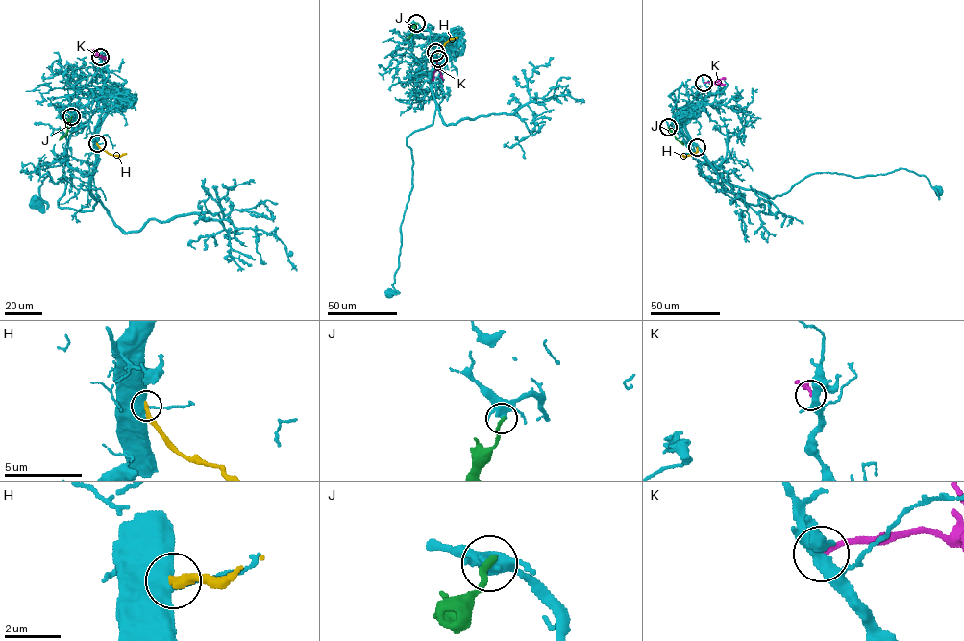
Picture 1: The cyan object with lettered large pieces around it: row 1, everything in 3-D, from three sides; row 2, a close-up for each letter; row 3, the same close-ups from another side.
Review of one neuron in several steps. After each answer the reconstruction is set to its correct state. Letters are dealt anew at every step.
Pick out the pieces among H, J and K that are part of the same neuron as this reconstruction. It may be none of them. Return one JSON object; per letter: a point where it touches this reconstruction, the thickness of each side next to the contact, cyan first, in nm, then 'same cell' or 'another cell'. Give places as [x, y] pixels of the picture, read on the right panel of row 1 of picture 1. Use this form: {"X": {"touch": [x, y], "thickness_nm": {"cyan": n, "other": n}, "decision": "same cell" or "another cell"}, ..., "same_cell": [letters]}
{"H": {"touch": [697, 147], "thickness_nm": {"cyan": 500, "other": 280}, "decision": "another cell"}, "J": {"touch": [668, 127], "thickness_nm": {"cyan": 360, "other": 240}, "decision": "another cell"}, "K": {"touch": [704, 83], "thickness_nm": {"cyan": 400, "other": 200}, "decision": "another cell"}, "same_cell": []}

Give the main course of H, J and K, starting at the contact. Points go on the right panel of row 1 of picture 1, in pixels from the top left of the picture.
H: (697, 147), (693, 154), (682, 155)
J: (668, 127), (683, 145)
K: (704, 83), (725, 84)

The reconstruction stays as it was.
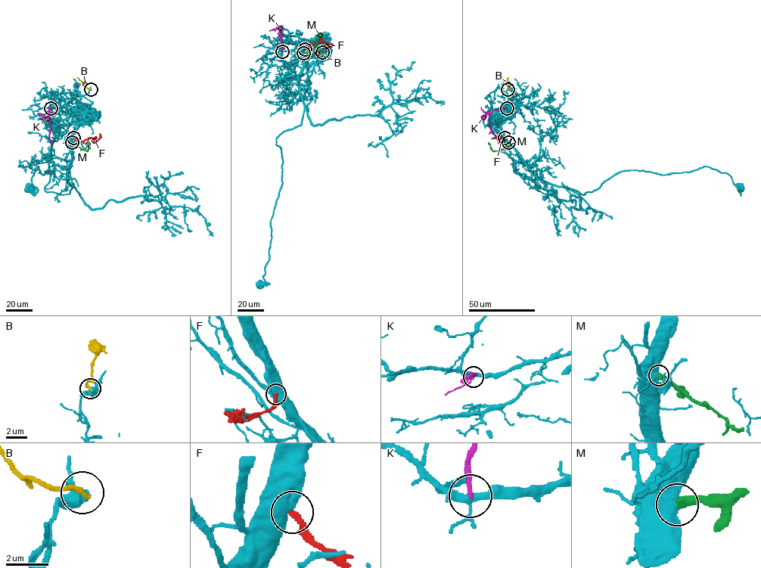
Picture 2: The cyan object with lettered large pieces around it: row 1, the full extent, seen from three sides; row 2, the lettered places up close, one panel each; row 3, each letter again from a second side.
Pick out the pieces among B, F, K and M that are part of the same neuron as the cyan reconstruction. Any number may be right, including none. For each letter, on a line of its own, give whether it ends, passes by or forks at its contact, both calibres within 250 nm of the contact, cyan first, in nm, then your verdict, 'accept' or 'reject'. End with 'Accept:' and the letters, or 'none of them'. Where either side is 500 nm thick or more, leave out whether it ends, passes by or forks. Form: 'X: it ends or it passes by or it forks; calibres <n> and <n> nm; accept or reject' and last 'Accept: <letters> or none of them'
B: it ends; calibres 480 and 240 nm; reject
F: calibres 800 and 280 nm; reject
K: it ends; calibres 280 and 190 nm; reject
M: calibres 800 and 440 nm; reject
Accept: none of them

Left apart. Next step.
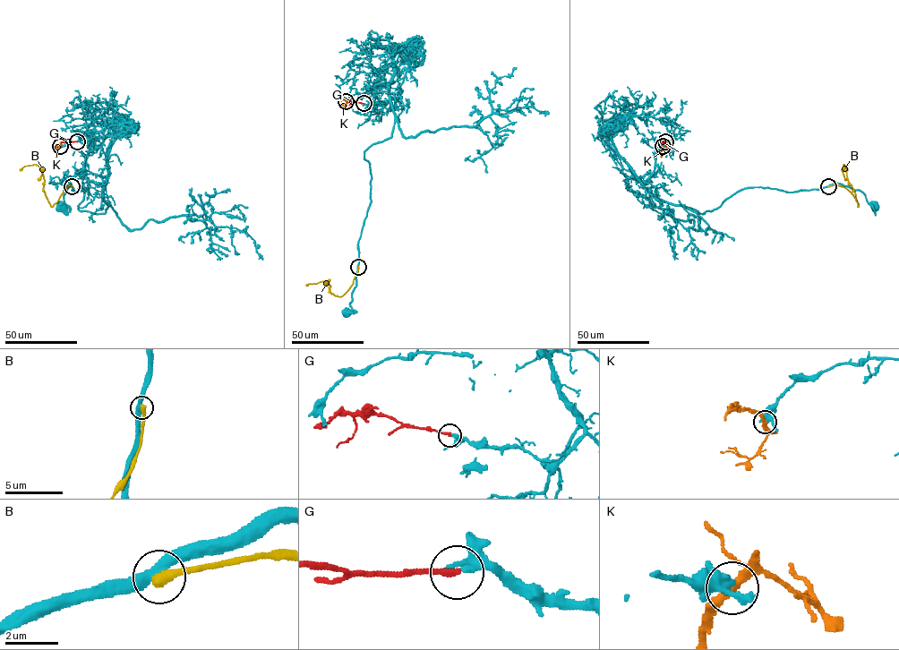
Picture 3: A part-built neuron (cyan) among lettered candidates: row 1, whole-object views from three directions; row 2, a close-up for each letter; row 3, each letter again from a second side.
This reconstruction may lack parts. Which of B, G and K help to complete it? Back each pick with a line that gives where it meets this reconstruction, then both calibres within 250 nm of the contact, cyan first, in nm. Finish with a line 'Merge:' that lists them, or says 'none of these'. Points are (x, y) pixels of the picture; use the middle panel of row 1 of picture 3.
G: meets cyan at (363, 103); 240 nm thick on the cyan side, 240 nm on the other
Merge: G

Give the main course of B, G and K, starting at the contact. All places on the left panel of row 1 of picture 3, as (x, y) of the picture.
B: (72, 186), (67, 186), (51, 206), (43, 189), (42, 169), (34, 164), (20, 169)
G: (77, 141), (60, 142)
K: (60, 146), (55, 157)

